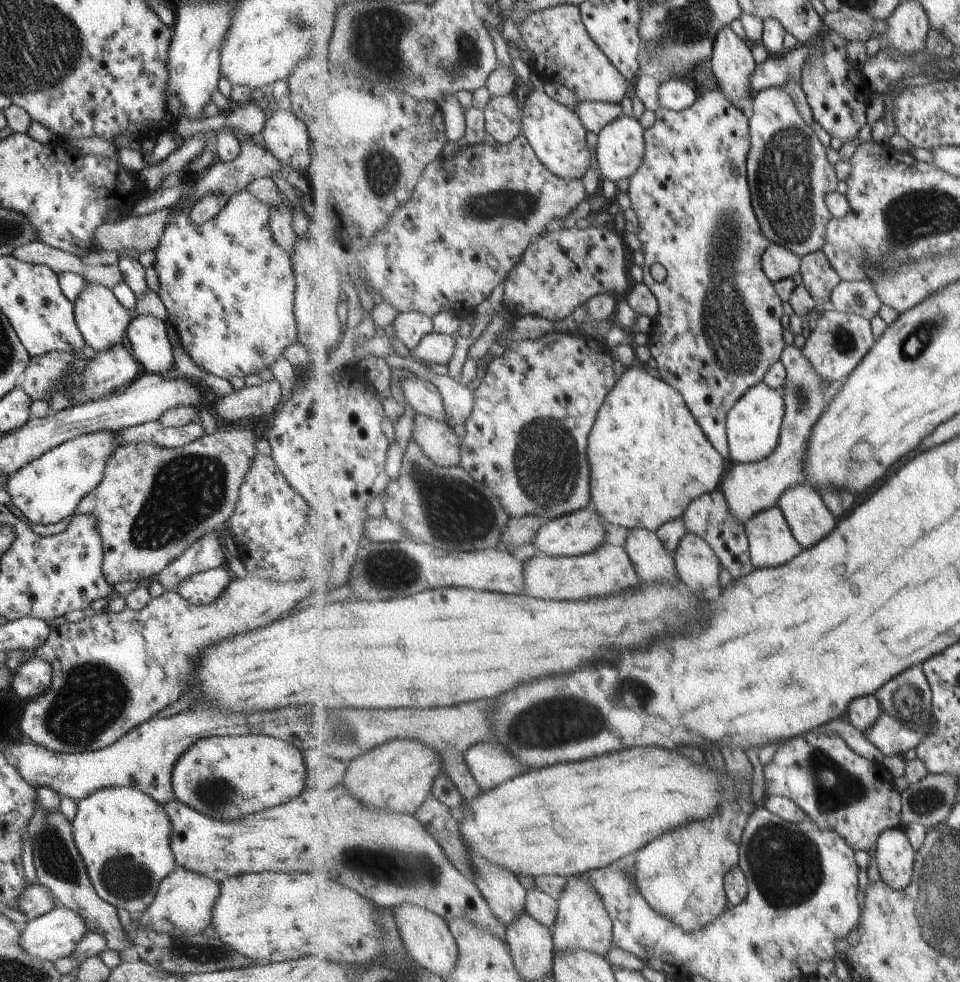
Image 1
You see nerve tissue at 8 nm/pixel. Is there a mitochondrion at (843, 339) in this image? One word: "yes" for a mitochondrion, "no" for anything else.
yes

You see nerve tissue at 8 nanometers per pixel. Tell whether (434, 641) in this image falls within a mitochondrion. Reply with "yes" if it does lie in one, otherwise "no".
no

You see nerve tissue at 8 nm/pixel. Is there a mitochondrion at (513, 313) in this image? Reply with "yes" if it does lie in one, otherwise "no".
no

